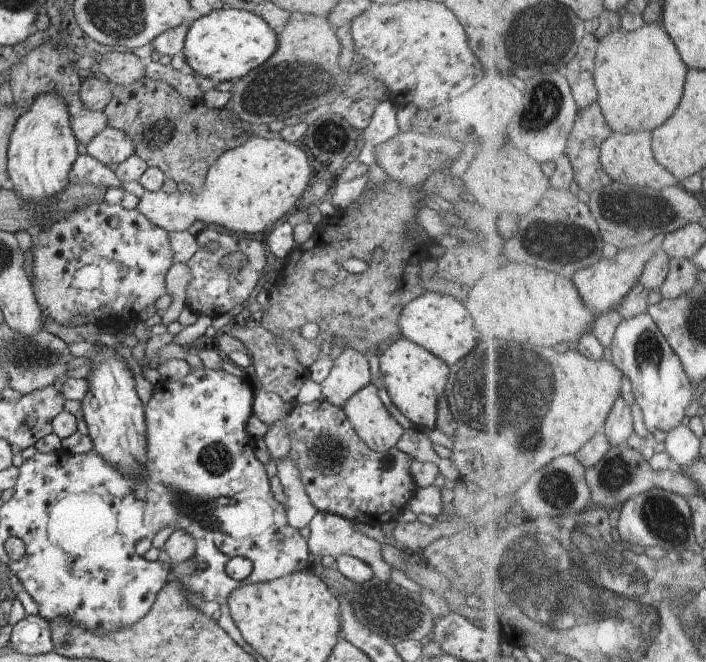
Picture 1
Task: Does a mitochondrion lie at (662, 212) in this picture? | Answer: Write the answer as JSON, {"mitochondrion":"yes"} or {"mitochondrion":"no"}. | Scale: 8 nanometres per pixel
{"mitochondrion":"yes"}

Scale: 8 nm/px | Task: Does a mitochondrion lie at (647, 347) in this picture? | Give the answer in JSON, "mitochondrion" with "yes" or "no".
{"mitochondrion":"yes"}

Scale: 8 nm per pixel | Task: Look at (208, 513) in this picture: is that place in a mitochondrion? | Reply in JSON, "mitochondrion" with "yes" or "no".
{"mitochondrion":"yes"}

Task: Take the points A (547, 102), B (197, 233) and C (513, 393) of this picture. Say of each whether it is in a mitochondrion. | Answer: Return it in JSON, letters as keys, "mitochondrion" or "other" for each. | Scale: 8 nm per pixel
{"A":"mitochondrion","B":"other","C":"mitochondrion"}

